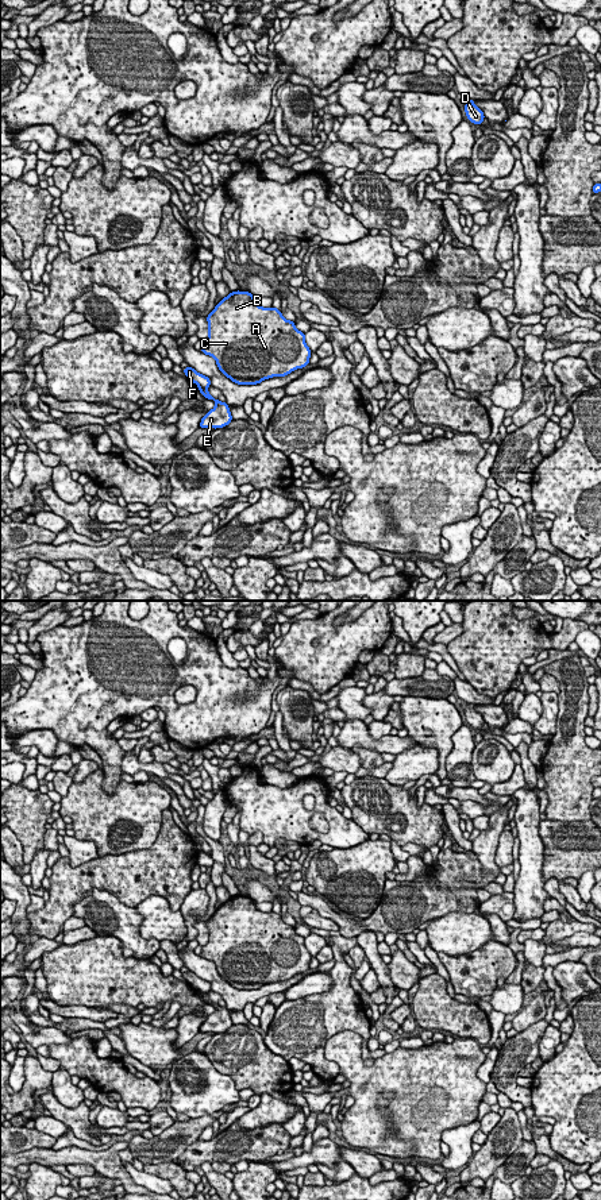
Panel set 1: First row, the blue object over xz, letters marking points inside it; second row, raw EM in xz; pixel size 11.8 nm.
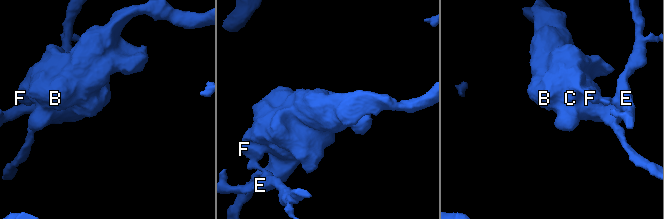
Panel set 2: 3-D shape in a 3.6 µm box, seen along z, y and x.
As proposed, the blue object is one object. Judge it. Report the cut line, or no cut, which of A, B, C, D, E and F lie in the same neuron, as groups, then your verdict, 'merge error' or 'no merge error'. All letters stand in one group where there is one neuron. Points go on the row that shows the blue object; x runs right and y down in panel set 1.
xz (199, 385), (207, 388) | A B C F / D E | merge error

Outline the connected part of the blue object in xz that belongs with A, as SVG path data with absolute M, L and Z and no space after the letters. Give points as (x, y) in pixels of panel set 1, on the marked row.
M231 292L207 316L208 339L201 352L213 356L219 370L238 385L258 385L273 377L285 377L309 364L311 350L305 333L286 320L277 308L263 308L250 292Z

